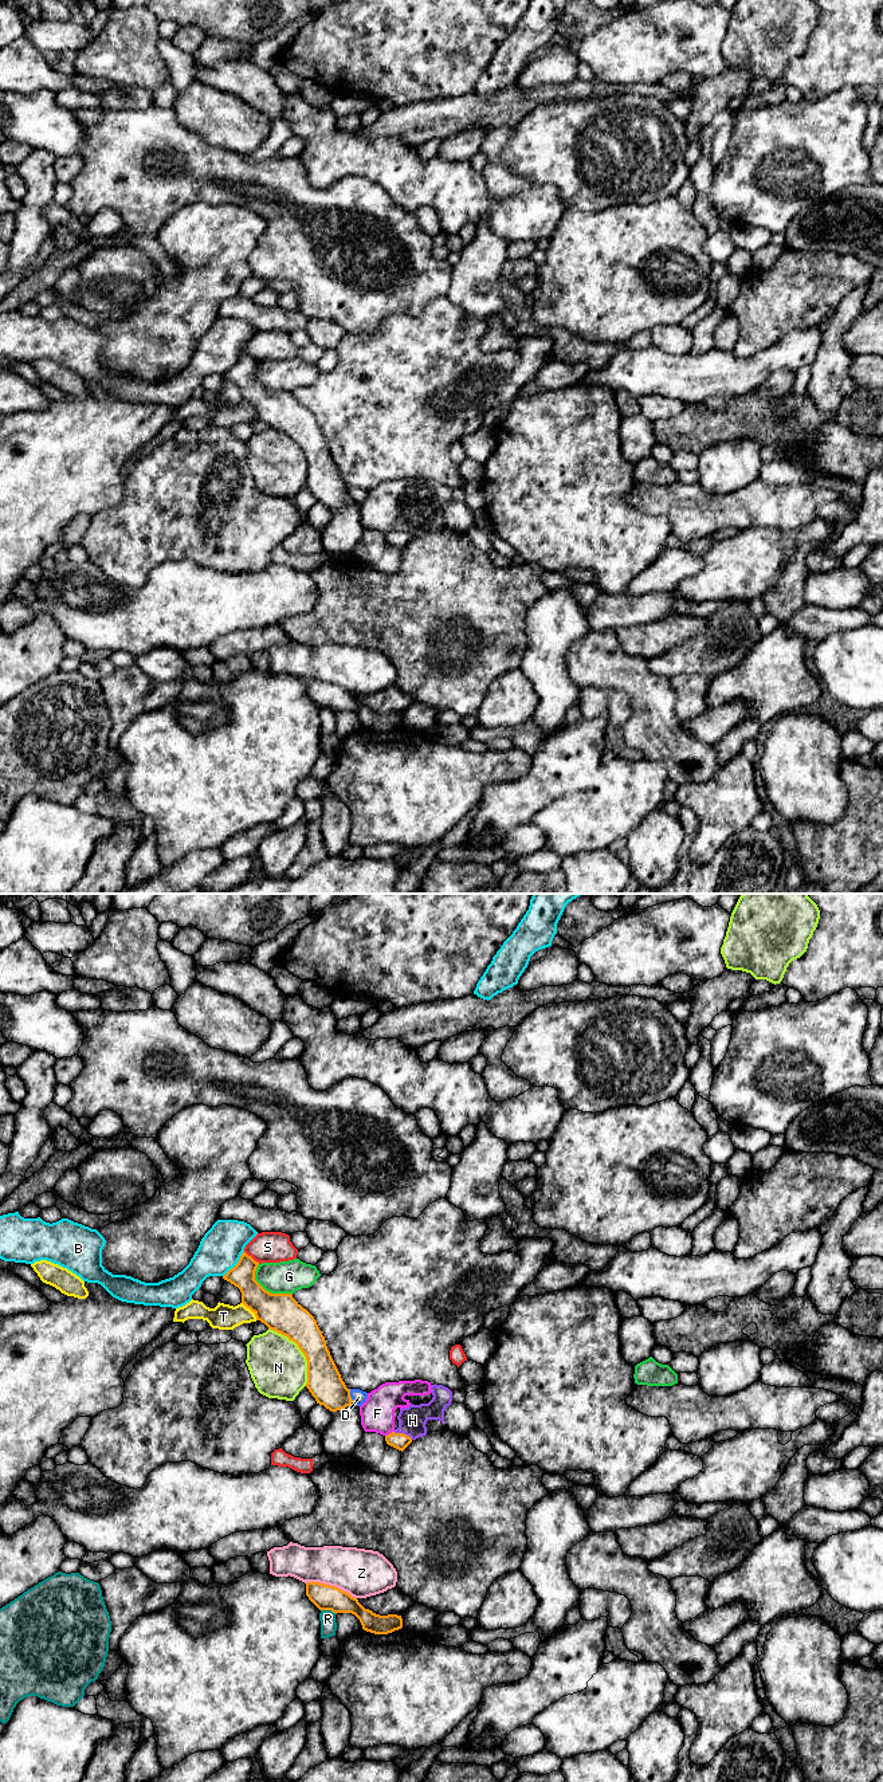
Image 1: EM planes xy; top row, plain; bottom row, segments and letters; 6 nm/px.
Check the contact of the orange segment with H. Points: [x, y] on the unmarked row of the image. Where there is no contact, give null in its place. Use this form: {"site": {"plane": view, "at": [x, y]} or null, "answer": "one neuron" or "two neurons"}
{"site": {"plane": "xy", "at": [403, 532]}, "answer": "two neurons"}

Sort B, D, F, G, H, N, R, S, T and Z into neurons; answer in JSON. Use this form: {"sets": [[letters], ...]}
{"sets": [["B"], ["D"], ["F", "H"], ["G"], ["N"], ["R"], ["S"], ["T"], ["Z"]]}

